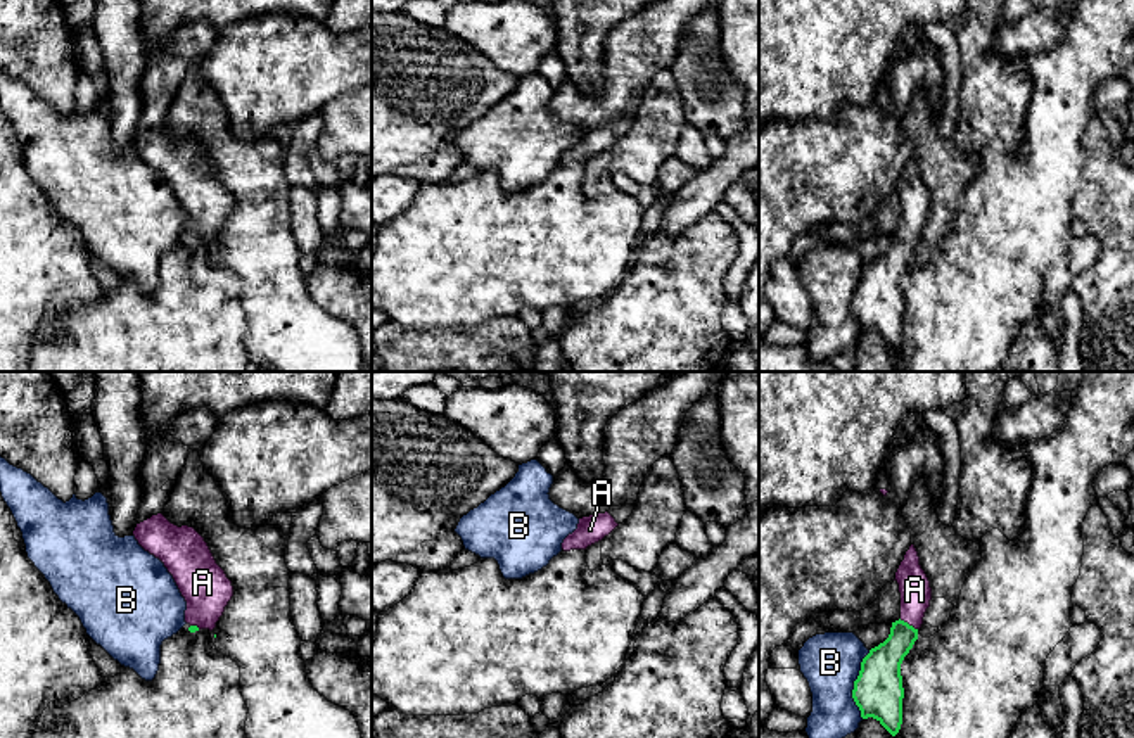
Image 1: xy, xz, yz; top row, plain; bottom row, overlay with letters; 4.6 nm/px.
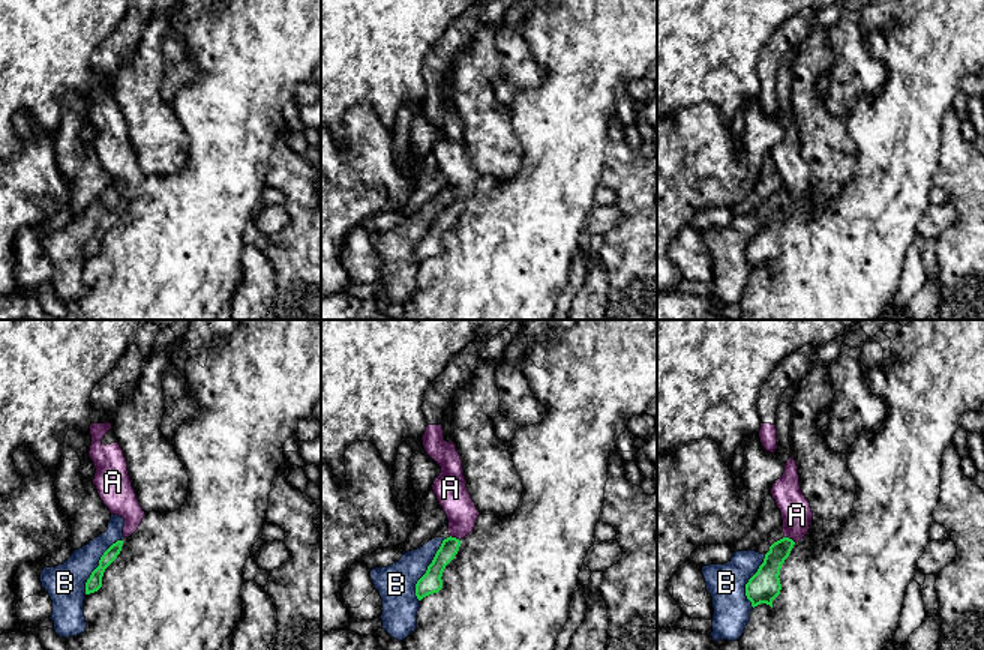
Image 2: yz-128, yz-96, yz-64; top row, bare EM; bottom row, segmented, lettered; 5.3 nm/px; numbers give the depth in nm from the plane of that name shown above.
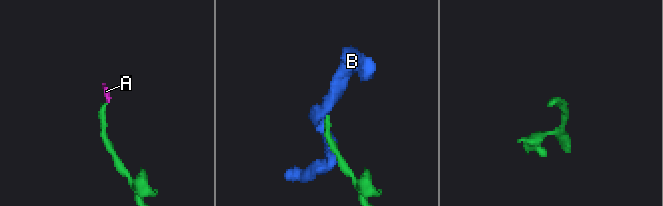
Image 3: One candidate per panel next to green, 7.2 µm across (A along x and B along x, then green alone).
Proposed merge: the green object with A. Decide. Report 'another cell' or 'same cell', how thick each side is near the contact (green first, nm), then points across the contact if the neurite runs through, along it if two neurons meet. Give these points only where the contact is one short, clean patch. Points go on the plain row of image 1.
same cell; calibres 190 and 150 nm; way yz (880, 282), (901, 253), (906, 235), (915, 203)

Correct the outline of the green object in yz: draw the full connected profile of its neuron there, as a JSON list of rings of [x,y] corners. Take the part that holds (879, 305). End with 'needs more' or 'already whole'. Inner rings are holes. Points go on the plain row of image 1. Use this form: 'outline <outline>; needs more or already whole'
outline [[[914,157],[904,168],[895,192],[901,206],[901,232],[892,235],[889,251],[871,261],[861,275],[852,311],[861,330],[876,332],[892,349],[902,337],[901,277],[918,252],[918,242],[932,213],[932,200]]]; needs more

